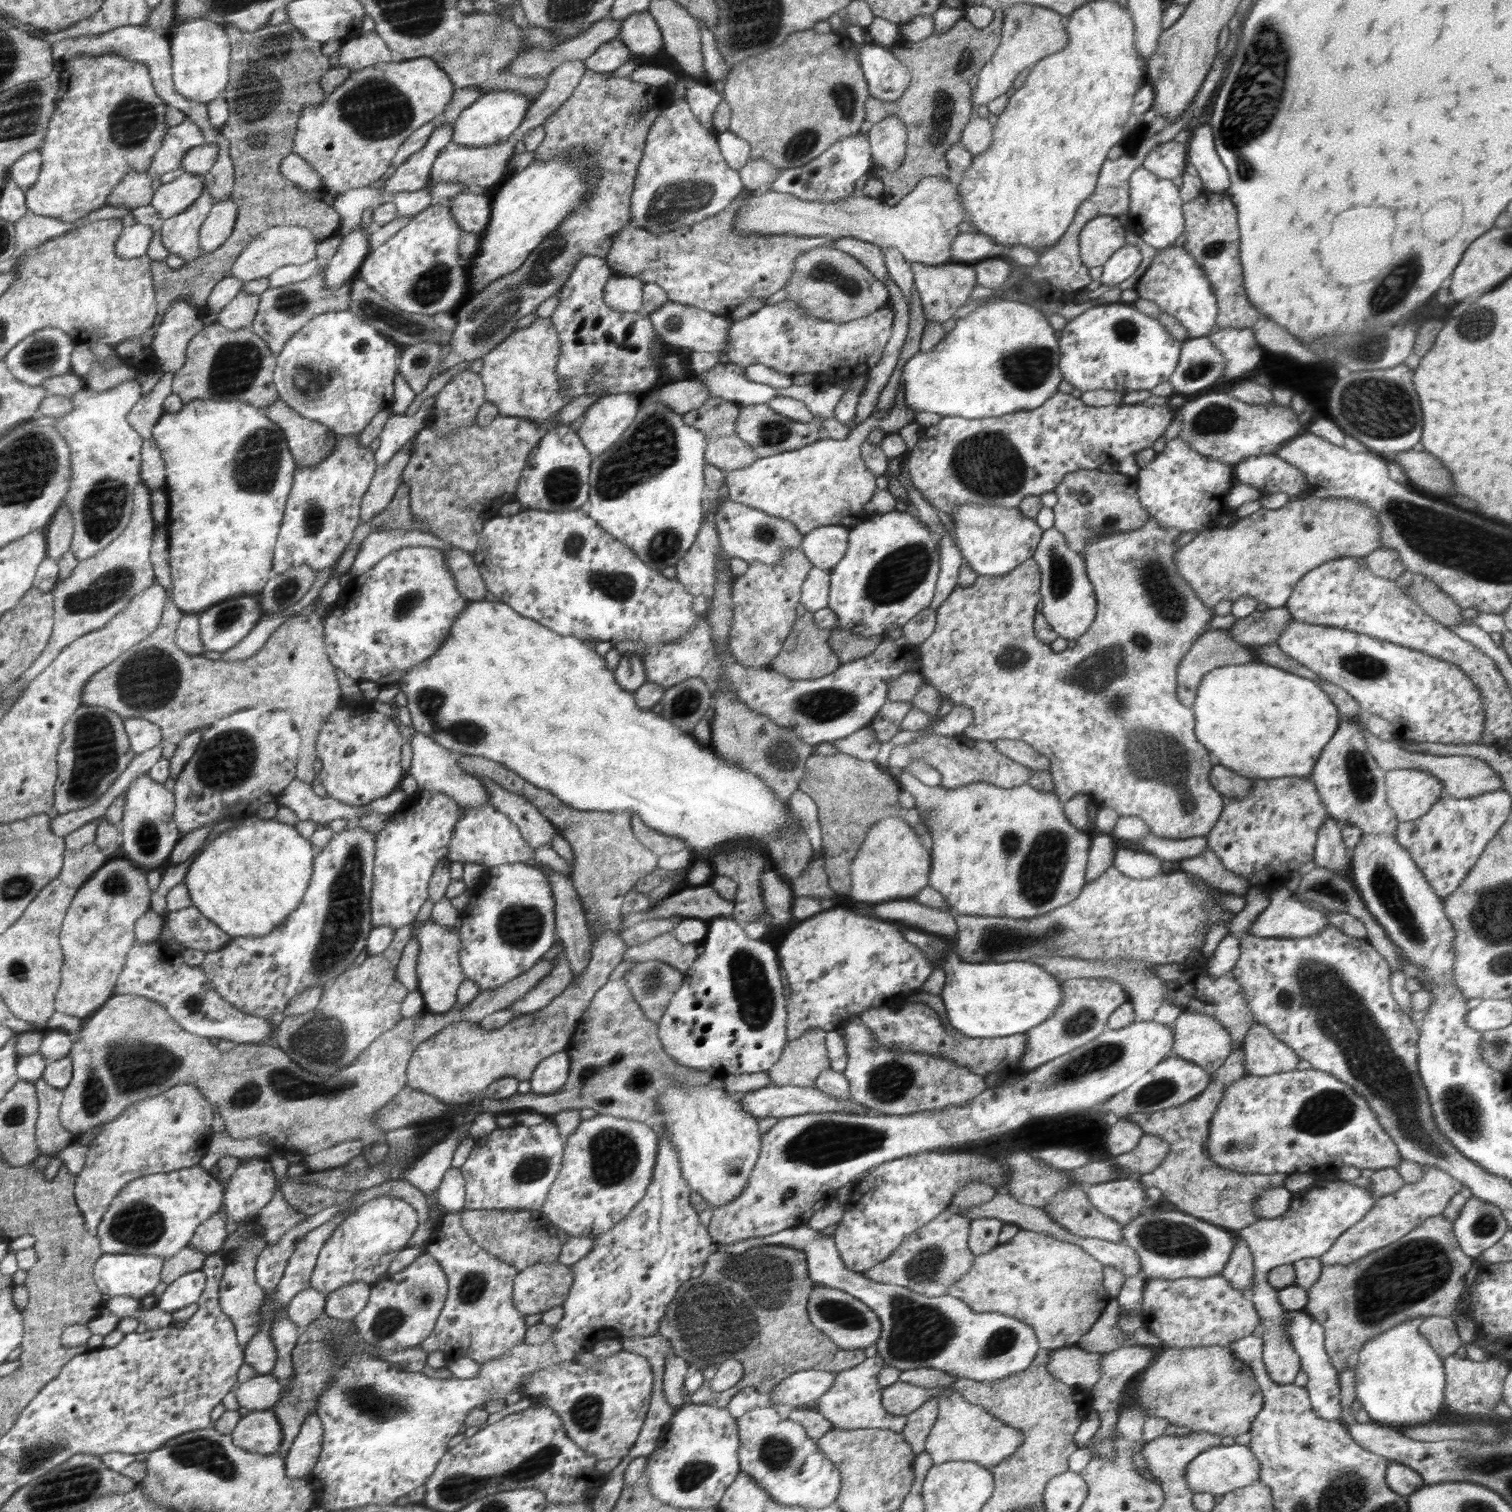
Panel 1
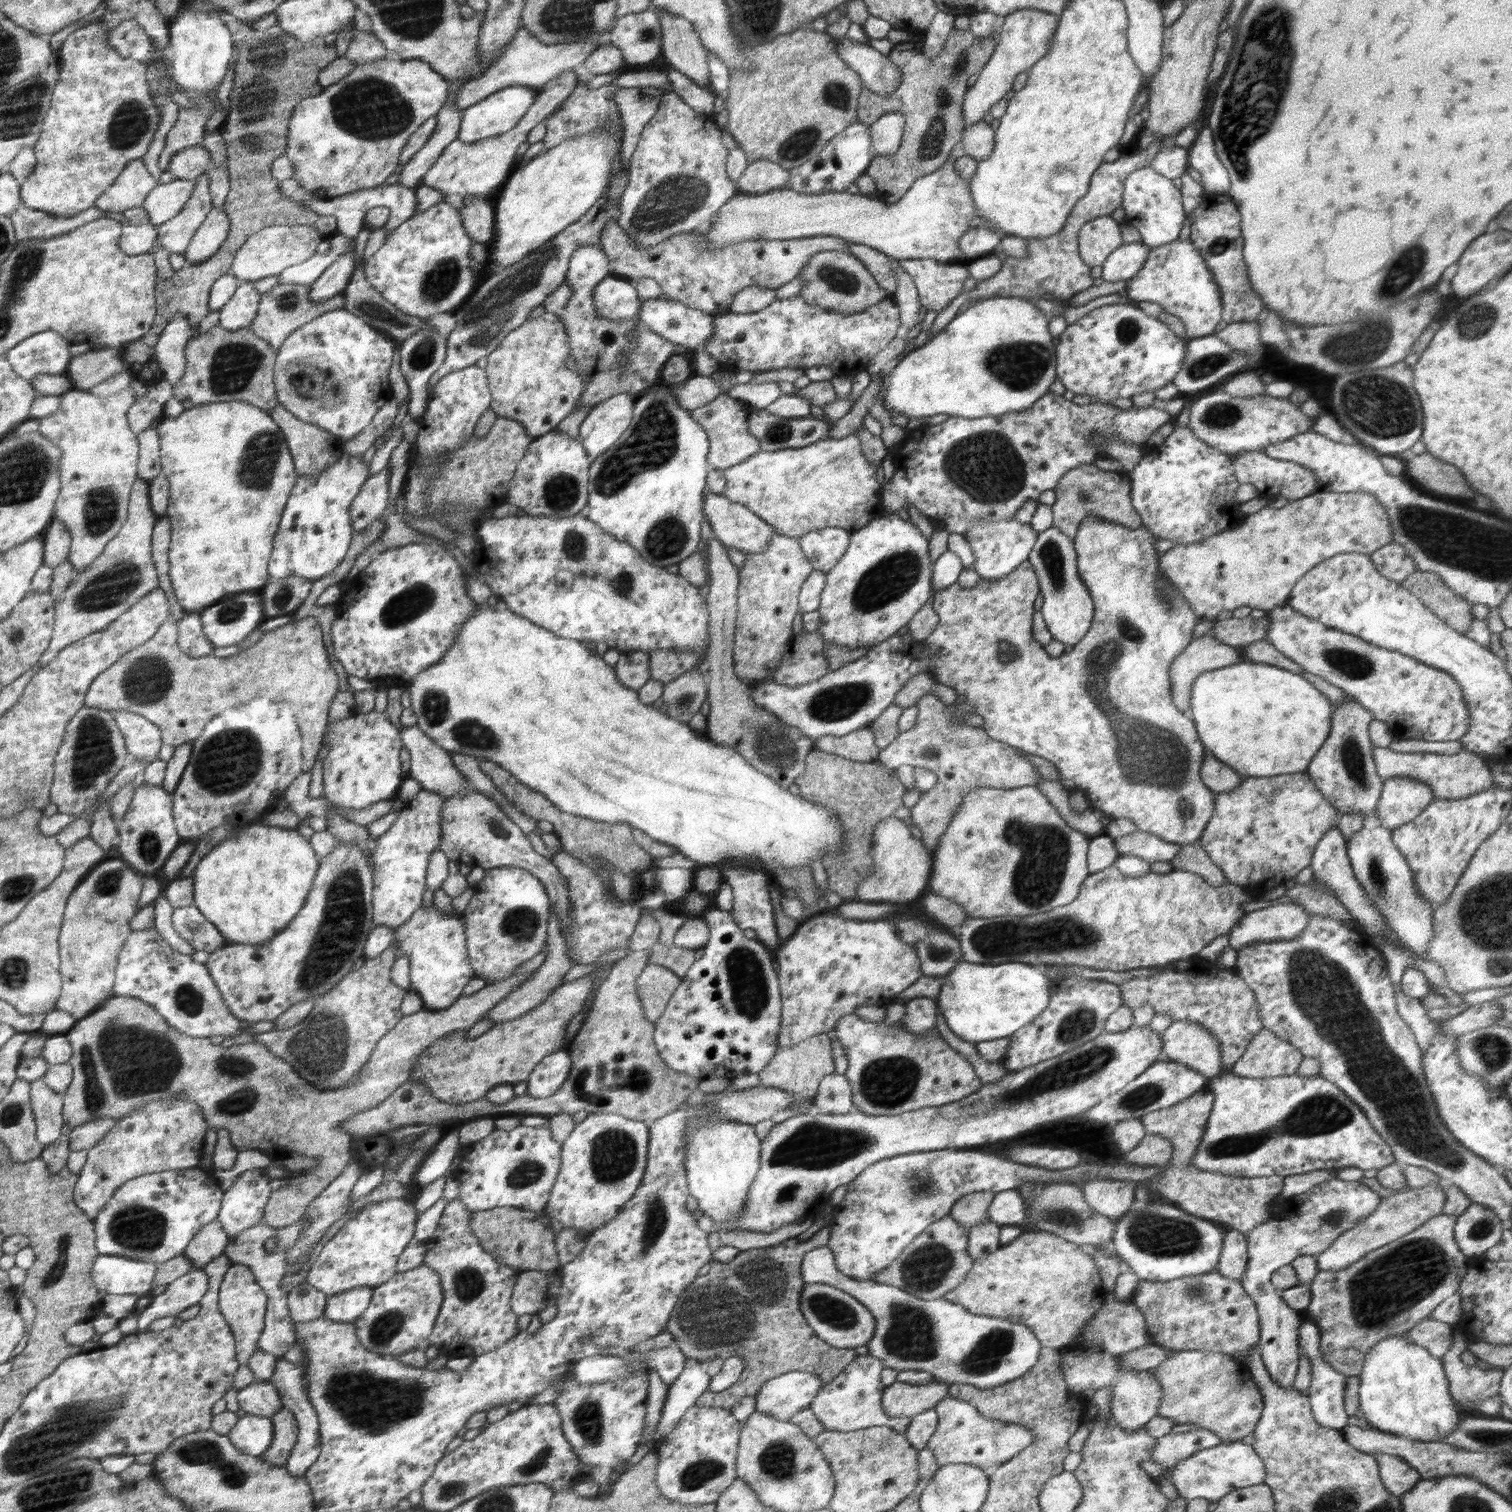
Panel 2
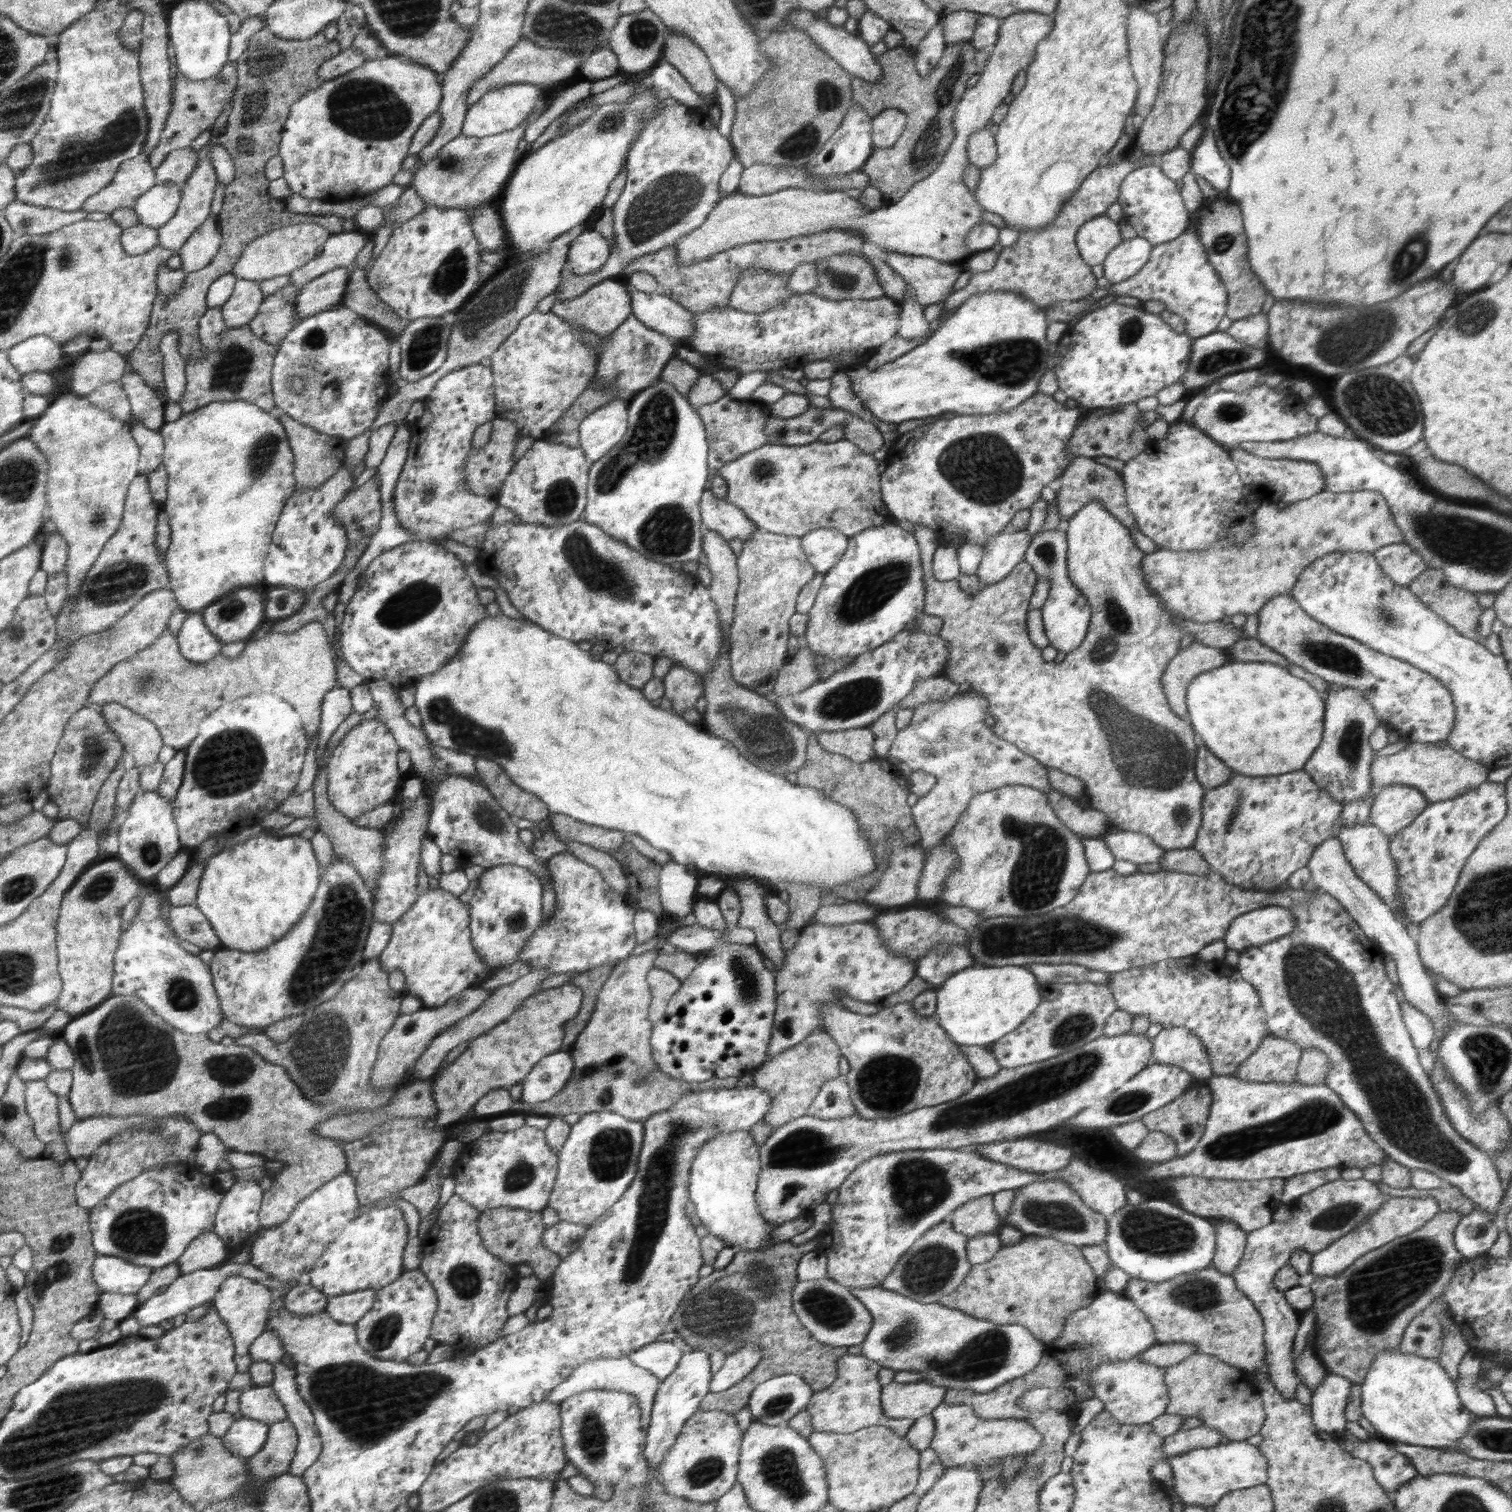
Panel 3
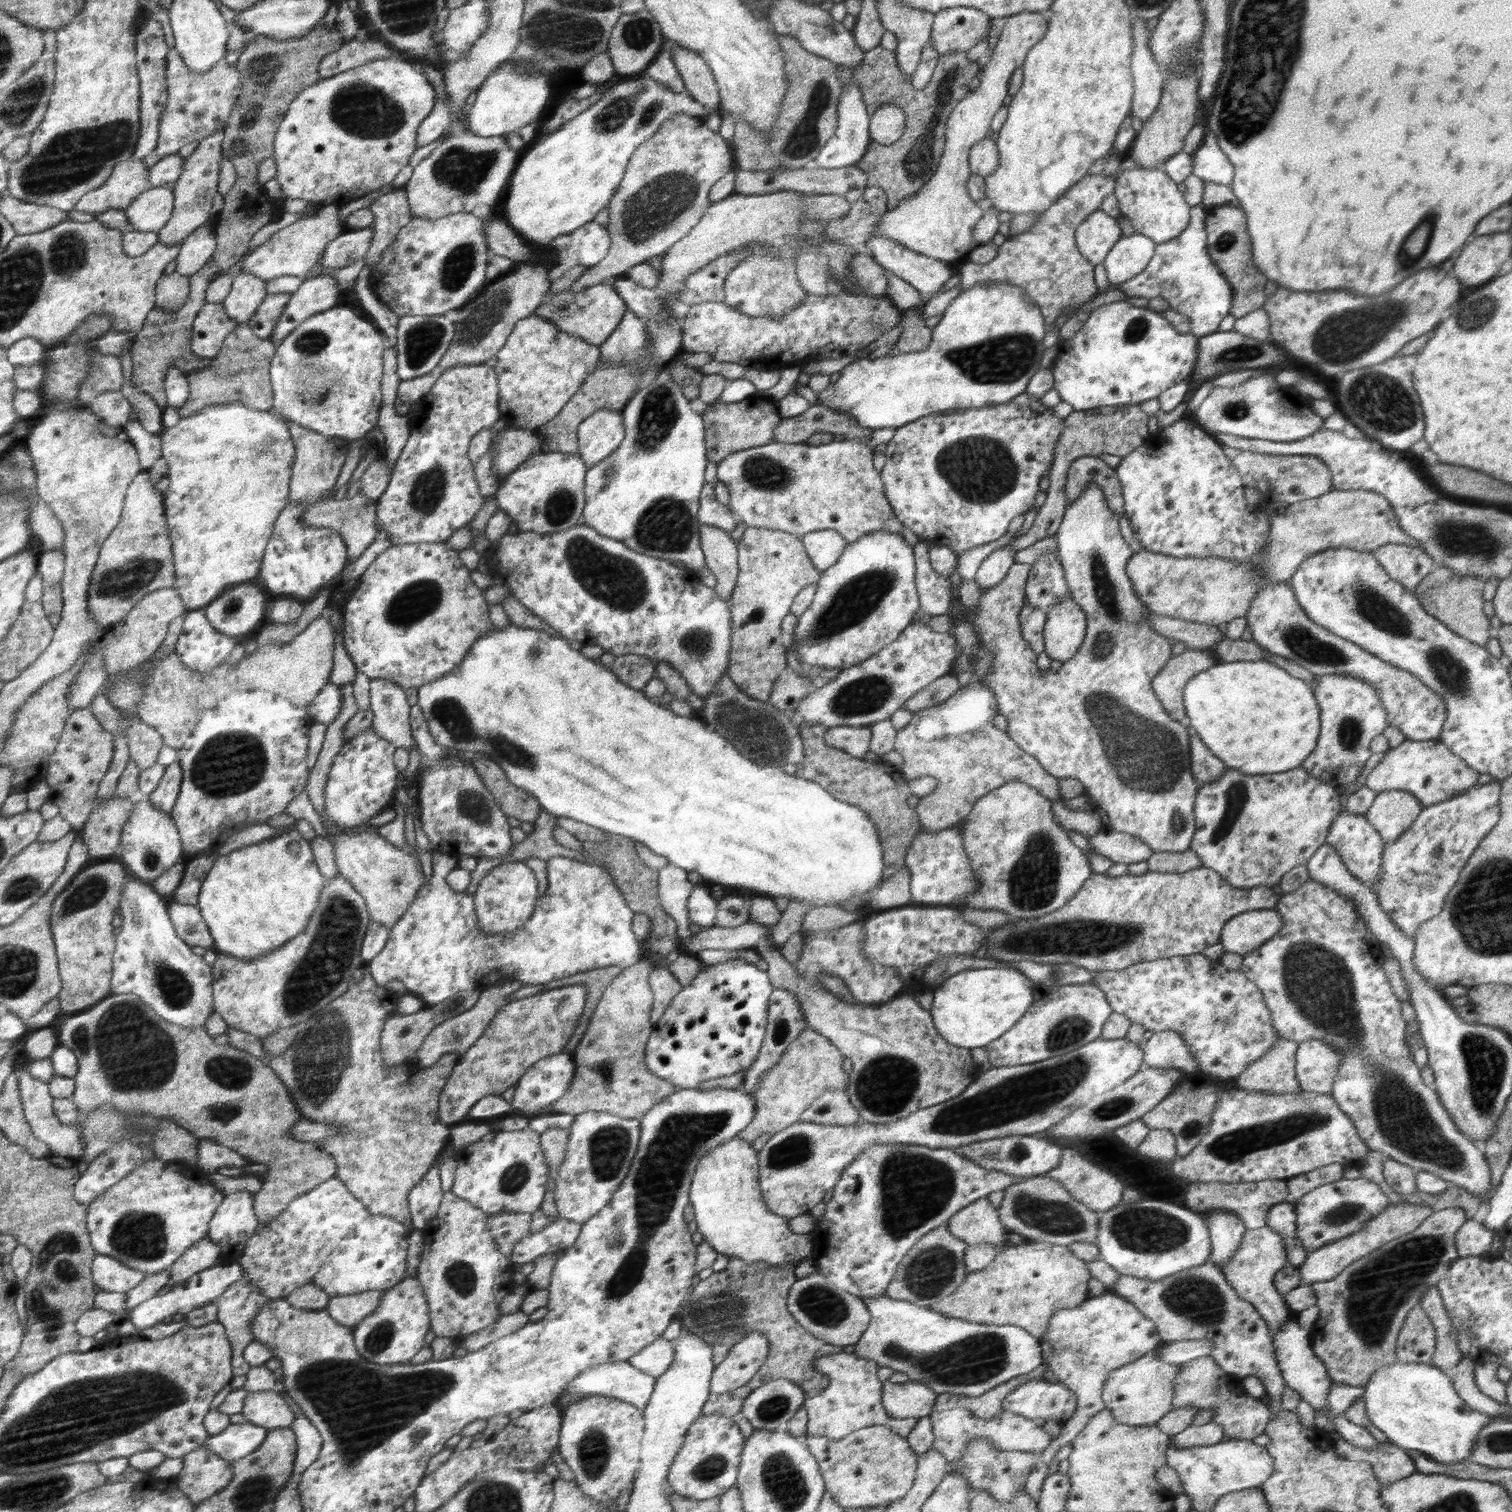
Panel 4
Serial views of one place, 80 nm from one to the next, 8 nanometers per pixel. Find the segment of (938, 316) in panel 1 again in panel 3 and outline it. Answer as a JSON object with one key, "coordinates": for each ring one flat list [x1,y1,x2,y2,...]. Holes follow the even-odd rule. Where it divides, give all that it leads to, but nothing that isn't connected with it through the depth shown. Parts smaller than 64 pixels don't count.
{"coordinates":[[885,253,886,265,911,287,917,301,925,307,949,298,965,268,962,262,945,263,928,256]]}

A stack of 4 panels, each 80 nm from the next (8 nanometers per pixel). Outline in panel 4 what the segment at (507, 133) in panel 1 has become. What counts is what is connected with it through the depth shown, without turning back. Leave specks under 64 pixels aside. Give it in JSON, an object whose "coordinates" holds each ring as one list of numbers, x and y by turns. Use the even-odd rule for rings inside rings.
{"coordinates":[[504,61,479,86,475,102,468,106,468,131,478,136,498,136,518,131,532,122,548,102,546,75,536,71,517,71,510,62]]}

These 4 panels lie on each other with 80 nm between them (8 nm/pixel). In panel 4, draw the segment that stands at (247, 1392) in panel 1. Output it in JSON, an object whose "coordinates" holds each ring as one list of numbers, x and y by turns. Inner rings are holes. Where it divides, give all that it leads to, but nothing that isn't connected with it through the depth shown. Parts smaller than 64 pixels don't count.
{"coordinates":[[276,1389,248,1392,242,1414,247,1422,267,1429,290,1427,297,1420,294,1408]]}

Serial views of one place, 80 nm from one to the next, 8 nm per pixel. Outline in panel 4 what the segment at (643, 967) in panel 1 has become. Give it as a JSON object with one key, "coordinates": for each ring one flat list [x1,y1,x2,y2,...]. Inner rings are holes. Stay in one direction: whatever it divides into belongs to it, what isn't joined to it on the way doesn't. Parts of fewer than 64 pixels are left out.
{"coordinates":[[654,968,649,975,649,984,653,989,652,1022,657,1024,661,1016,673,1003,673,999,681,992,681,985,670,969]]}

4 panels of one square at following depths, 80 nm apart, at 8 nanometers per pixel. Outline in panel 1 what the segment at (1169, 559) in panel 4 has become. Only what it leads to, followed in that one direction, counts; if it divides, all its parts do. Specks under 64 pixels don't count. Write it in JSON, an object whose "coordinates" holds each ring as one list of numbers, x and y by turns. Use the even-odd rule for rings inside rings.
{"coordinates":[[1303,495,1302,497,1289,500,1284,506,1276,510,1268,510,1261,507,1253,514,1240,518,1240,520,1230,528,1215,528,1199,533,1191,542,1175,552,1173,563,1176,565,1177,573,1188,582,1194,594,1202,601,1202,604,1205,604,1206,608,1216,608,1216,604,1222,602,1222,600,1230,600,1230,602,1233,603,1241,596,1251,596,1256,602,1262,602,1262,604,1266,604,1269,608,1278,608,1285,606,1295,584,1313,568,1338,557,1365,557,1367,554,1379,549,1381,547,1379,543,1381,529,1380,524,1376,522,1377,520,1379,520,1379,518,1371,511,1371,508,1367,507,1364,503,1359,503,1358,501,1350,499,1323,499,1315,496]]}

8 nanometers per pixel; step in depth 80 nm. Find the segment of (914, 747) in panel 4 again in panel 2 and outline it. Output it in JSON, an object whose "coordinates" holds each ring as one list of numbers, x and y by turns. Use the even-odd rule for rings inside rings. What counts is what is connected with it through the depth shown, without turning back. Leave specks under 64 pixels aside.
{"coordinates":[[930,693,921,698,917,704,918,714,914,728,899,734,886,749,881,750,878,761,887,768,896,770,902,765,912,768,922,768,931,771,937,777,937,783,924,794,911,810,913,823,921,830,921,841,932,856,935,848,949,828,962,797,976,790,979,786,1009,789,1037,784,1040,774,1034,766,1016,754,1014,747,1004,742,992,740,984,730,974,725,961,725,959,718,963,714,973,712,966,705,944,705,934,694],[953,714,953,715,952,715]]}

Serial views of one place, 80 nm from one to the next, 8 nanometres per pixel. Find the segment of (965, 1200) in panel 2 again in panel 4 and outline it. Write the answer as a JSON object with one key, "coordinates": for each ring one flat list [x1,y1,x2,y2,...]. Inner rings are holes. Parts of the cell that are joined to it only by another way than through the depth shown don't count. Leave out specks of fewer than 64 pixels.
{"coordinates":[[987,1197,974,1200,968,1207,953,1214,948,1221,948,1230,968,1246,990,1243,1004,1250,1011,1245,1007,1241,1008,1231,1001,1224,997,1207]]}

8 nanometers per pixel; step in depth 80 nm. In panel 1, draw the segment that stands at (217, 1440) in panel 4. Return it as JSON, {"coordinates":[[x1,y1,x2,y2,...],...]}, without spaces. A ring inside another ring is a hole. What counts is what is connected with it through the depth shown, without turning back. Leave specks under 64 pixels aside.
{"coordinates":[[273,1409,249,1411,229,1434,238,1448,259,1455,272,1455,282,1442,284,1431]]}

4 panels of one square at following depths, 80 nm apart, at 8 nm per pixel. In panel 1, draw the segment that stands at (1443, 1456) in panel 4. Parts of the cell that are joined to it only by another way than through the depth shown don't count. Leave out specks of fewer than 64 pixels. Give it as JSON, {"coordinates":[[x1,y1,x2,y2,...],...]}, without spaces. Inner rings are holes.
{"coordinates":[[1424,1317,1414,1320,1407,1320,1386,1332,1375,1336,1370,1341,1366,1341,1364,1347,1358,1353,1358,1362,1354,1368,1356,1396,1368,1412,1368,1416,1373,1422,1397,1428,1408,1428,1410,1426,1434,1425,1440,1422,1443,1416,1443,1396,1445,1387,1445,1374,1443,1369,1443,1359,1438,1356,1432,1346,1422,1334,1419,1333,1419,1326]]}

